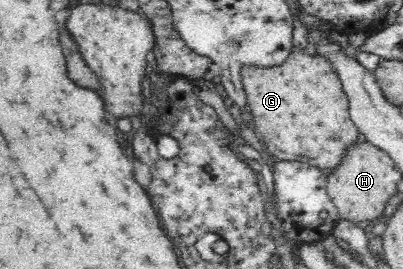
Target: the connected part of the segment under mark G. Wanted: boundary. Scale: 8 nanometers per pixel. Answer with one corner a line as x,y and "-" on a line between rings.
294,42
291,46
290,54
287,55
287,58
278,65
275,66
258,66
254,64
246,64
240,68
240,83
243,87
244,93
247,97
247,104
250,107
254,124
256,124
258,132
264,136
265,146
267,147
267,152
272,152
274,156
278,156
282,161
289,162
302,162
308,164
309,166
314,166
318,169
334,169
342,159
342,154
344,154
344,148
346,148
346,144
350,144
350,142
356,142
359,134
359,130
356,128
354,121
351,119
349,115
349,101
346,97
346,93
344,93
342,81
340,80
340,76
338,71
336,71
336,65
332,61
332,57
328,55
328,53
322,53
320,48
317,48
317,52
312,52
312,54
308,54
306,52
306,45
302,44
302,42

